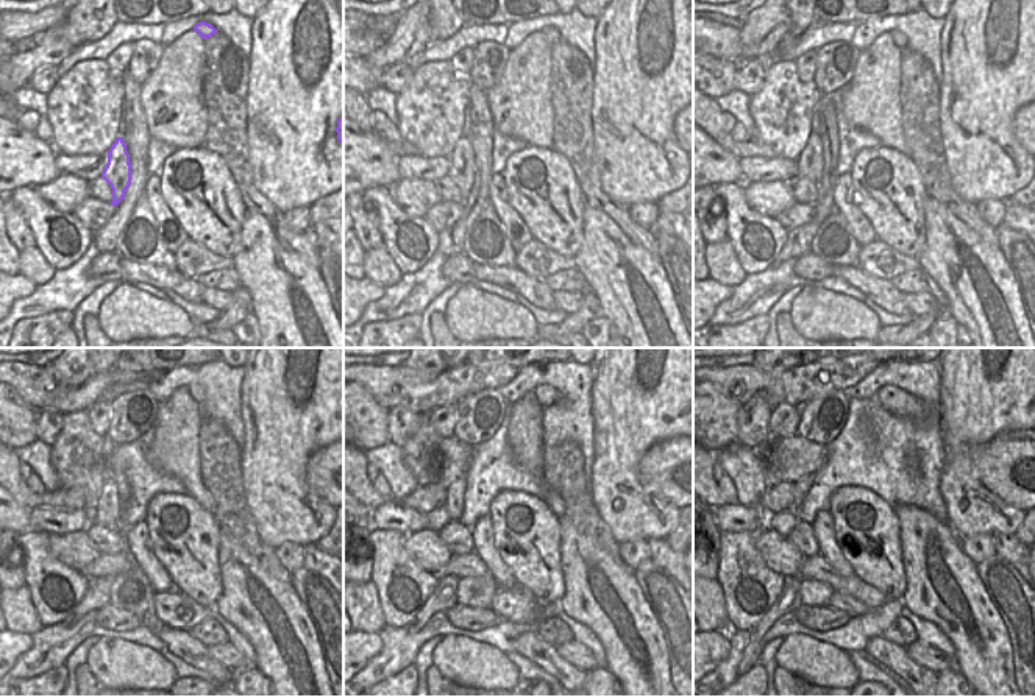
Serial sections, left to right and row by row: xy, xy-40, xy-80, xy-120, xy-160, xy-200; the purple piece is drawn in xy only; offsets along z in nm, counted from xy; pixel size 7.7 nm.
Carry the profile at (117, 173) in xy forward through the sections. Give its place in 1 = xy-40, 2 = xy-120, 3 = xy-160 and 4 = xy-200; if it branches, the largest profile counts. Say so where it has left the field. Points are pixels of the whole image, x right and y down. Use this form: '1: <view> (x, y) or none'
1: xy-40 (462, 169)
2: xy-120 (108, 510)
3: xy-160 (453, 493)
4: xy-200 (803, 487)

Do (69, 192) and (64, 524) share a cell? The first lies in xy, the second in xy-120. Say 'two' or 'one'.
two

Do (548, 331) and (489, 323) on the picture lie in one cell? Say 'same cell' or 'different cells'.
different cells

